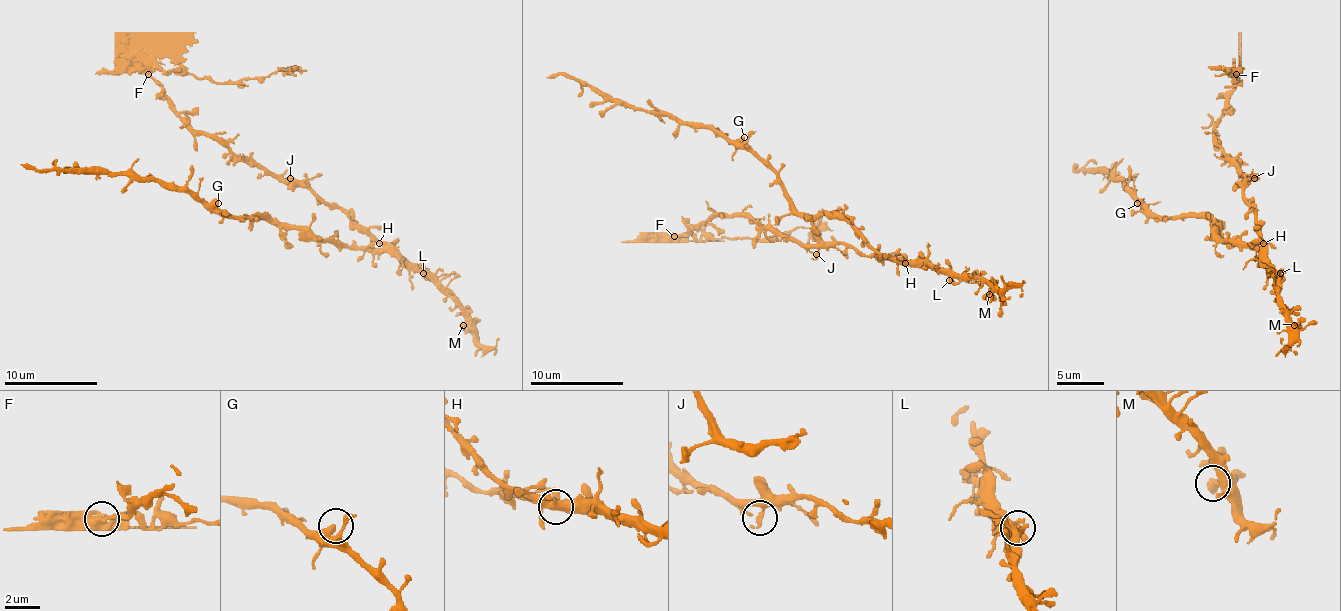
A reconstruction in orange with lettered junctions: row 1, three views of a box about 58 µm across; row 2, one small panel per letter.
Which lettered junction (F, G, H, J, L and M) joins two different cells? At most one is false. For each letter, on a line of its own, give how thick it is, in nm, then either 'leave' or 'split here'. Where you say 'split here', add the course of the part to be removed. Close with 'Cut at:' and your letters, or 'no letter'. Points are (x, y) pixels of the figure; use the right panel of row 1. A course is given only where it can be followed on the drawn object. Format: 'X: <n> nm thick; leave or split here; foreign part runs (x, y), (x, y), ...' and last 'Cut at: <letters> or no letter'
F: 440 nm thick; split here; foreign part runs (1235, 75), (1235, 70), (1240, 73), (1240, 82), (1226, 73), (1228, 70), (1207, 66)
G: 550 nm thick; leave
H: 320 nm thick; leave
J: 400 nm thick; leave
L: 320 nm thick; leave
M: 440 nm thick; leave
Cut at: F

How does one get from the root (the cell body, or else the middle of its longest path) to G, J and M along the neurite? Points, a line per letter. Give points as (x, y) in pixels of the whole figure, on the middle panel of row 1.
G: (889, 256), (896, 263), (882, 256), (842, 219), (802, 214), (781, 179), (742, 144), (744, 137)
J: (889, 256), (858, 254), (844, 245), (823, 245), (816, 254)
M: (889, 256), (900, 261), (926, 261), (935, 268), (949, 268), (959, 275), (980, 277), (991, 289), (989, 294)

